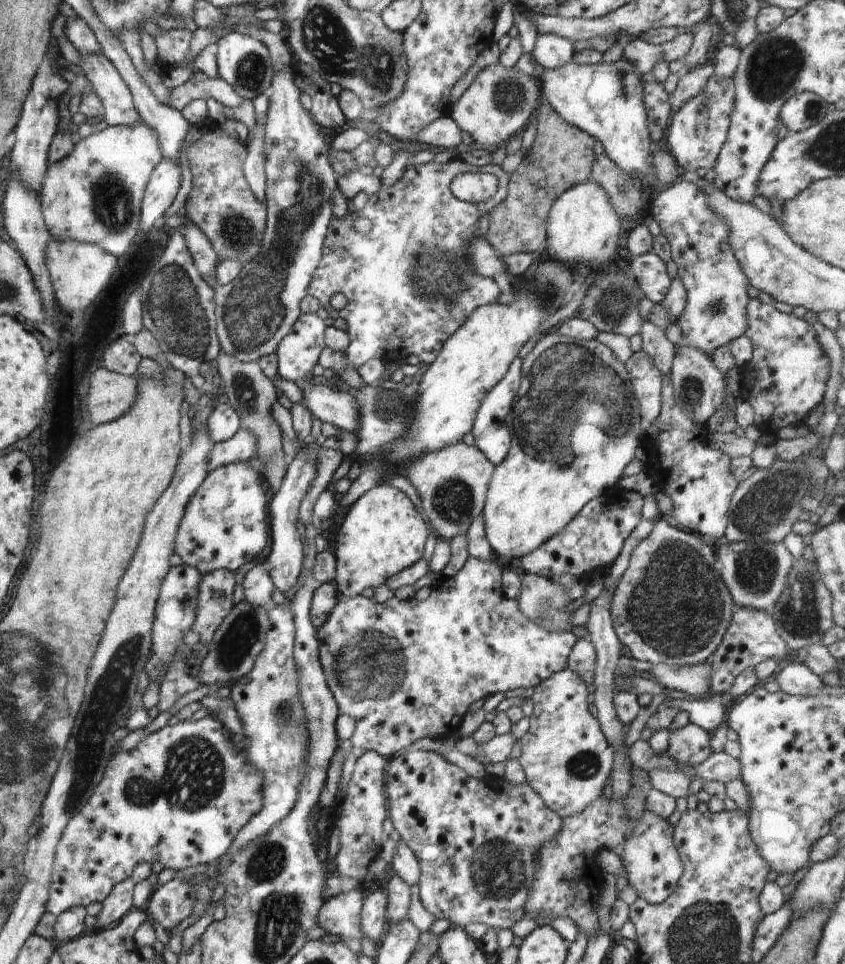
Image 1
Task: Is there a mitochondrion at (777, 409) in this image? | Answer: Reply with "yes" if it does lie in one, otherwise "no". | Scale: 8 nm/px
no

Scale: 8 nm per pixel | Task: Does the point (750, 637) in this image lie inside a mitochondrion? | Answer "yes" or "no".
no

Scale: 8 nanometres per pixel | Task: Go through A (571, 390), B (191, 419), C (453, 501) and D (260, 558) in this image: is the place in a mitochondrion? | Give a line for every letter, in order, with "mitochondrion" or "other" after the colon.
A: mitochondrion
B: other
C: mitochondrion
D: other

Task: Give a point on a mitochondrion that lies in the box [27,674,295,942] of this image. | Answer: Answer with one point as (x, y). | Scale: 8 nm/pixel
(193, 776)

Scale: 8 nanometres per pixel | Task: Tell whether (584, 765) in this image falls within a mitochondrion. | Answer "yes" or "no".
yes

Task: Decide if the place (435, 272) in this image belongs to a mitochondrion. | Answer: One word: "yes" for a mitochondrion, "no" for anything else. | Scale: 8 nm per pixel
yes

